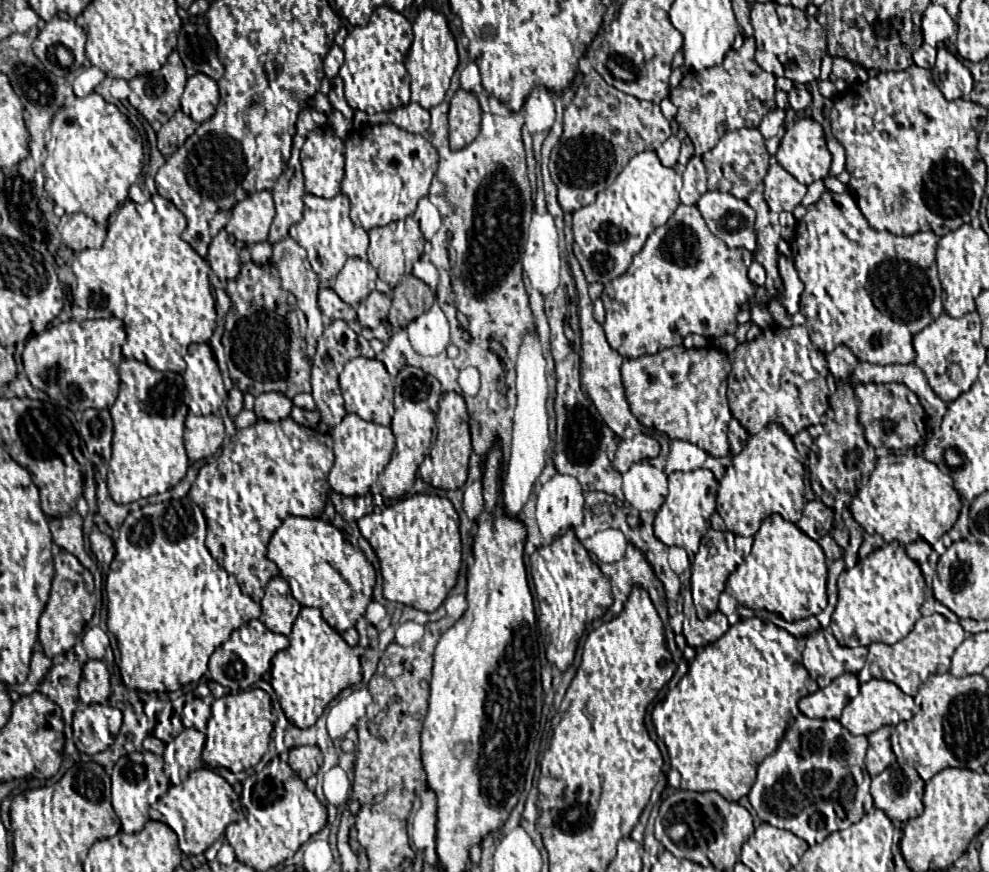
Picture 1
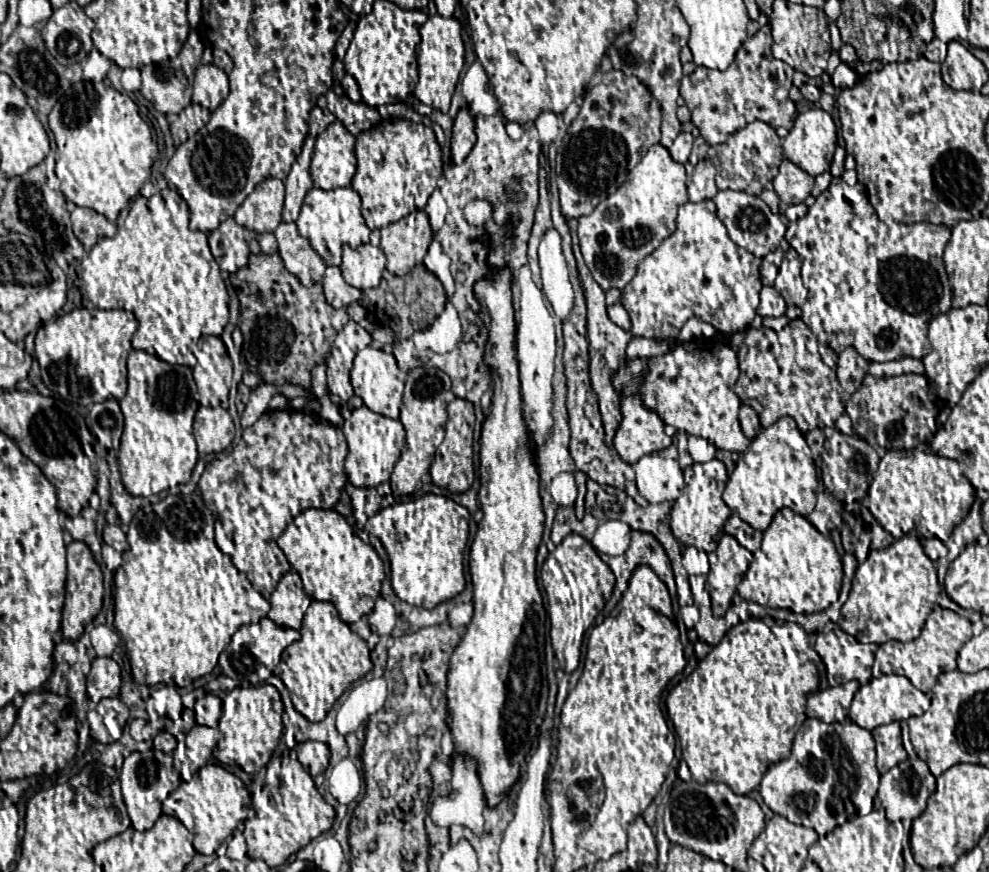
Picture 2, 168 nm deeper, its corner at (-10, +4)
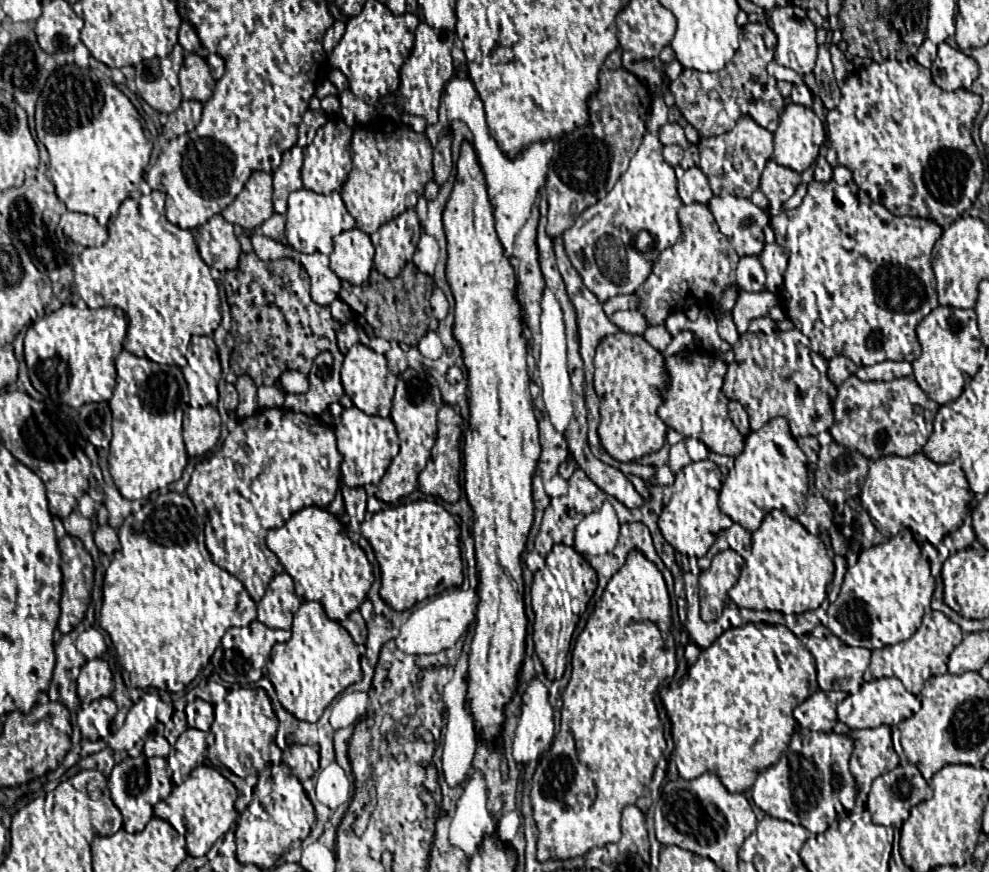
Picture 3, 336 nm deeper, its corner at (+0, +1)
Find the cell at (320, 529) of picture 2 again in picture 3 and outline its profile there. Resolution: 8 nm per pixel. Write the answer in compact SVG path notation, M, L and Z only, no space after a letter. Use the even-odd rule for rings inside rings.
M316 506L302 508L282 528L270 530L266 542L292 576L297 596L304 601L320 602L328 618L342 622L366 600L374 582L372 566L364 550L346 536L344 526L328 510Z

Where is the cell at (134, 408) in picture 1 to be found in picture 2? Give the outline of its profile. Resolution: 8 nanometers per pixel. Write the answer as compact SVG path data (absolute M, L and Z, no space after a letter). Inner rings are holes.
M130 351L128 355L128 393L120 401L124 413L124 433L118 451L122 483L136 497L150 497L154 493L188 483L198 461L194 441L194 415L198 409L192 393L192 369L182 365L168 365L144 351Z

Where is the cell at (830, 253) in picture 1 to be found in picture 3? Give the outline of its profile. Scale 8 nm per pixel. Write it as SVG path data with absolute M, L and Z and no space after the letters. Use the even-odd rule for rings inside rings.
M814 180L808 184L802 204L770 217L770 226L776 242L788 250L788 268L784 272L784 284L778 290L778 304L786 318L810 338L816 352L826 360L842 354L858 366L872 366L884 360L914 362L920 356L916 326L938 306L930 254L942 228L934 220L894 216L852 182L838 186L834 180Z

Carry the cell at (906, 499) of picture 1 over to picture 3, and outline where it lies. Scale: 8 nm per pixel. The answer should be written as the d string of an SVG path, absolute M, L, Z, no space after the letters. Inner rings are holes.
M914 454L908 458L902 456L884 456L869 465L868 477L862 486L860 500L876 528L887 538L898 534L904 528L910 528L916 534L918 542L930 542L938 546L944 536L952 534L962 526L962 520L968 514L968 502L972 499L966 476L958 464L936 464L924 454Z

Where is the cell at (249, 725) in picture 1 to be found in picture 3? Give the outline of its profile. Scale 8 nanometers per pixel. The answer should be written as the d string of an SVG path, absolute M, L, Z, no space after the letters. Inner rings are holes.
M230 688L228 696L224 698L222 704L214 706L214 724L212 724L212 732L214 732L215 742L208 748L207 759L212 766L226 766L230 768L236 776L246 778L248 774L260 774L266 768L266 750L272 744L278 727L278 719L270 706L270 698L262 688Z

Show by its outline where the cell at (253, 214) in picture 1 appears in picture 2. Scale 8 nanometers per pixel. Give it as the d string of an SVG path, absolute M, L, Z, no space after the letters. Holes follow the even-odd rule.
M266 179L246 197L246 201L234 213L238 225L256 231L272 233L282 221L284 207L284 183L280 179Z

